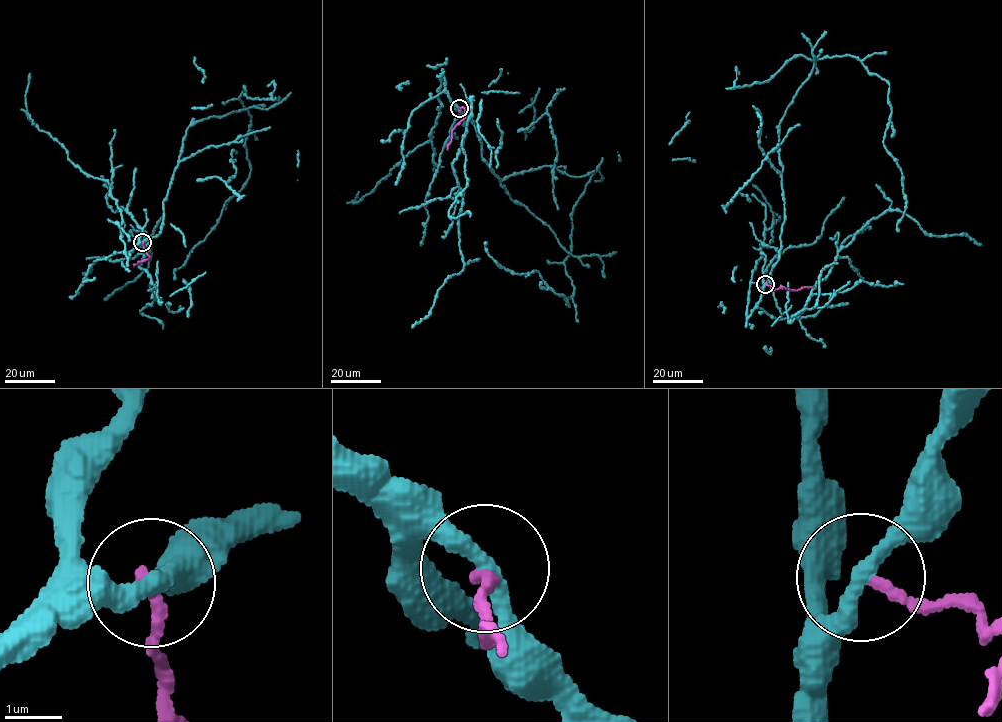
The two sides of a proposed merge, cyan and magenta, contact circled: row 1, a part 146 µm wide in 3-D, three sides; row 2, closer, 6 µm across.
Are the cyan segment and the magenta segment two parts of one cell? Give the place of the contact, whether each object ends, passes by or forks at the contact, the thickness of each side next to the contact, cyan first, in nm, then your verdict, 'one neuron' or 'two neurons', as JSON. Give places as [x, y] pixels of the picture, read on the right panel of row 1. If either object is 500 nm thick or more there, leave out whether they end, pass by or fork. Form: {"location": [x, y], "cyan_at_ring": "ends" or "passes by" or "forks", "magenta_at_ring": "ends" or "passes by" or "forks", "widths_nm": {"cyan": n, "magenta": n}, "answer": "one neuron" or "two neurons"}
{"location": [765, 284], "cyan_at_ring": "passes by", "magenta_at_ring": "ends", "widths_nm": {"cyan": 280, "magenta": 200}, "answer": "two neurons"}

